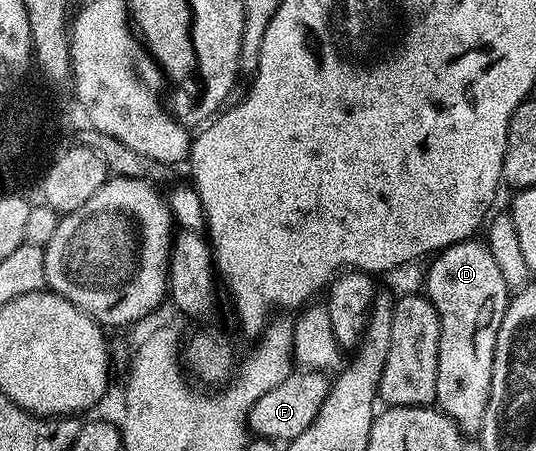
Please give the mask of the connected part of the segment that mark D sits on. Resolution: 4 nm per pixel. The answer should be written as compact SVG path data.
M469 239L455 241L431 258L432 266L428 269L428 290L426 296L438 317L440 338L438 339L438 381L436 400L441 413L452 418L465 434L479 434L480 420L484 418L486 403L490 395L490 379L494 361L494 343L504 308L508 305L510 286L502 279L490 247L483 241Z

